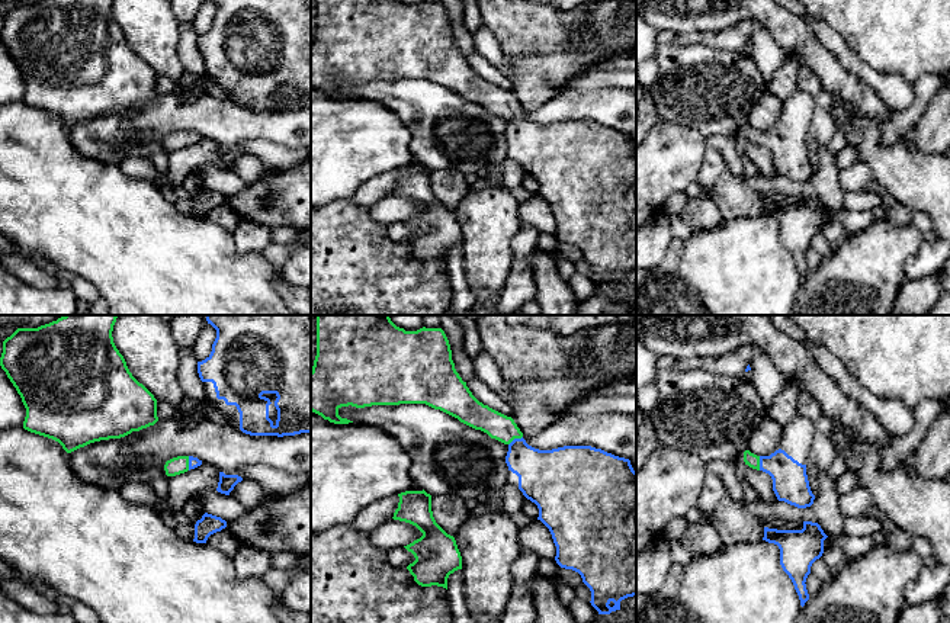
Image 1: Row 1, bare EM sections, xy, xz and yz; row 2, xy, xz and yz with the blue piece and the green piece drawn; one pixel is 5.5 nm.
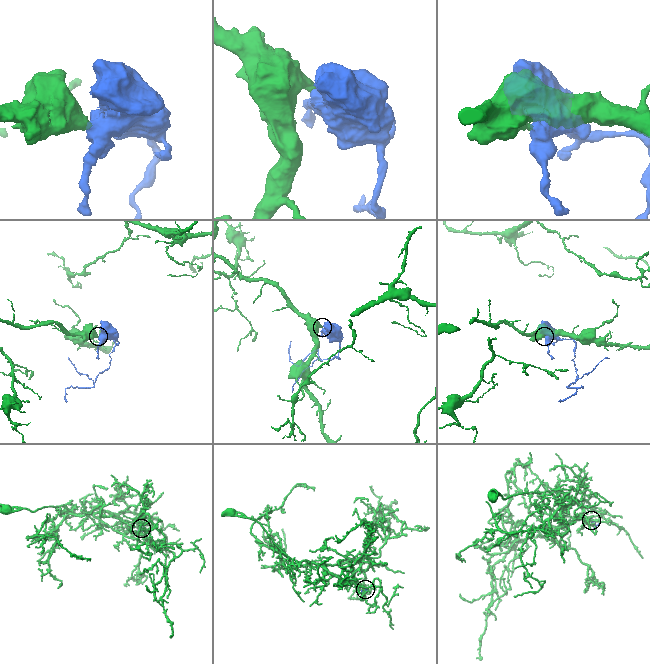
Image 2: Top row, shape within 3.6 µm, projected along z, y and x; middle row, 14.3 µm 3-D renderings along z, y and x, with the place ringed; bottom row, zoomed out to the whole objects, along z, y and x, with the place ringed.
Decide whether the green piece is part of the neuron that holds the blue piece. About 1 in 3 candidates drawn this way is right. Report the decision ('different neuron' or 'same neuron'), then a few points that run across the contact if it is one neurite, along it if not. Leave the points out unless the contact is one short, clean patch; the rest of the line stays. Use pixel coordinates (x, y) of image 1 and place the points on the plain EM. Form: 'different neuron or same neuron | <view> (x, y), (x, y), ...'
same neuron | xy (193, 137), (189, 138), (177, 140)

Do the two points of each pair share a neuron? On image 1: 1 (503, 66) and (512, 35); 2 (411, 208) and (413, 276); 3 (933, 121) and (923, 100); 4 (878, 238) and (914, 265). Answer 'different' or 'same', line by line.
1: different
2: different
3: different
4: different

